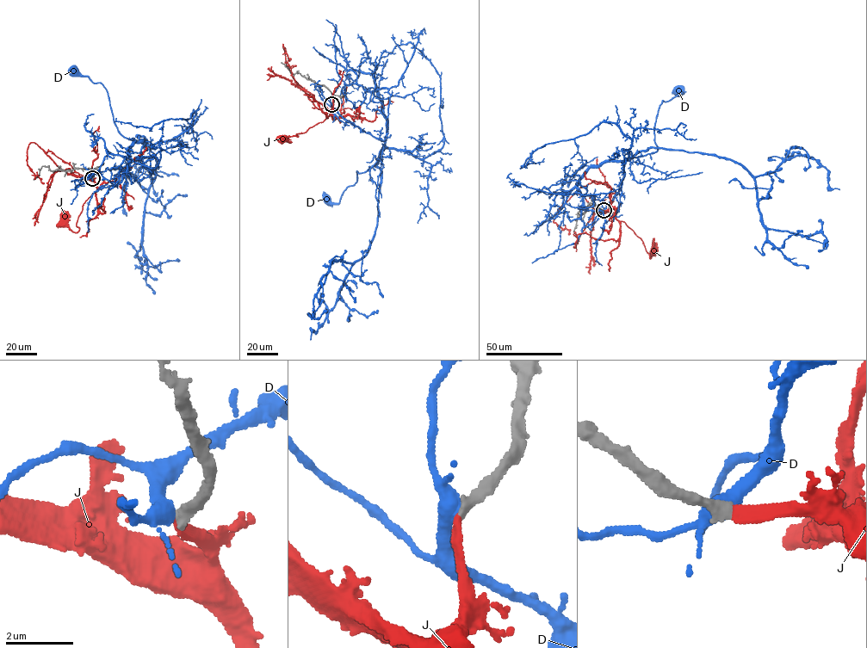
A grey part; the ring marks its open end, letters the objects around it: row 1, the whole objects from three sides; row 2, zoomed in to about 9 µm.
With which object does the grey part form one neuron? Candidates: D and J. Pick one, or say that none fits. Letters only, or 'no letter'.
J

